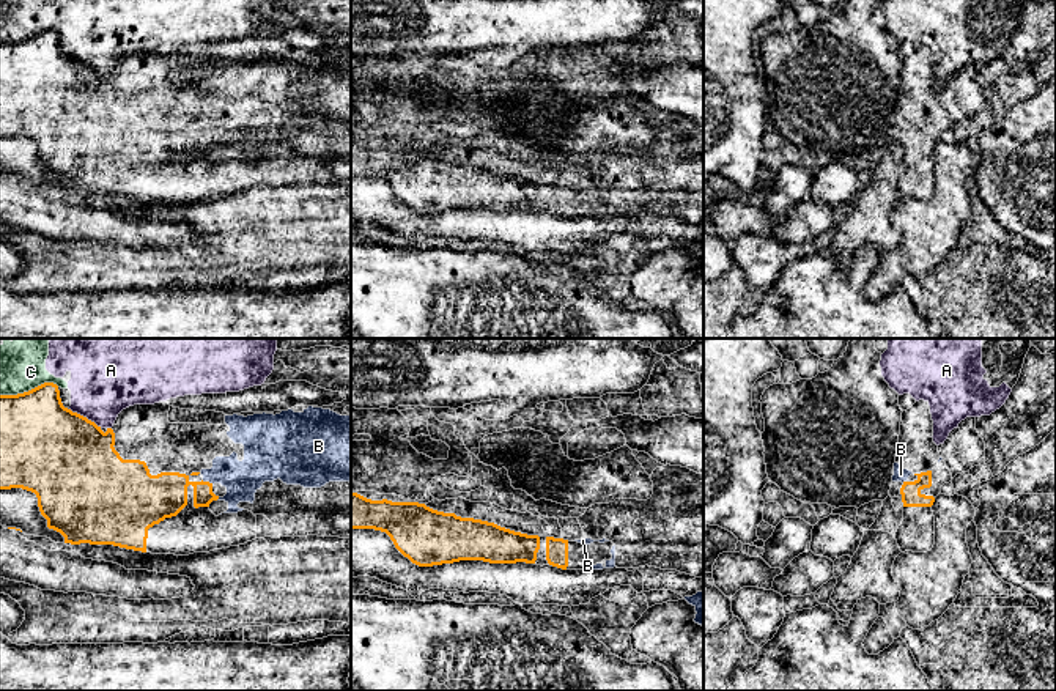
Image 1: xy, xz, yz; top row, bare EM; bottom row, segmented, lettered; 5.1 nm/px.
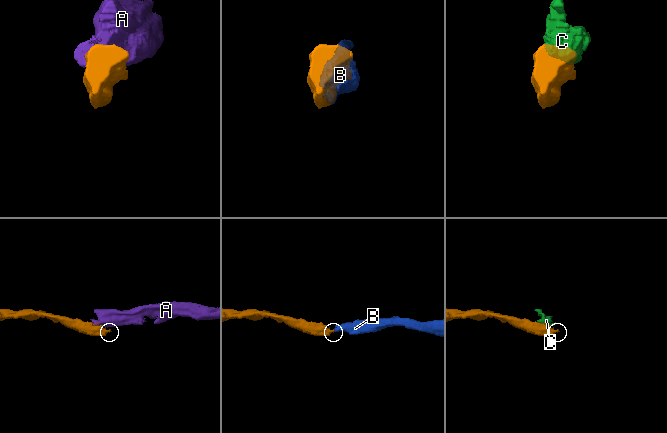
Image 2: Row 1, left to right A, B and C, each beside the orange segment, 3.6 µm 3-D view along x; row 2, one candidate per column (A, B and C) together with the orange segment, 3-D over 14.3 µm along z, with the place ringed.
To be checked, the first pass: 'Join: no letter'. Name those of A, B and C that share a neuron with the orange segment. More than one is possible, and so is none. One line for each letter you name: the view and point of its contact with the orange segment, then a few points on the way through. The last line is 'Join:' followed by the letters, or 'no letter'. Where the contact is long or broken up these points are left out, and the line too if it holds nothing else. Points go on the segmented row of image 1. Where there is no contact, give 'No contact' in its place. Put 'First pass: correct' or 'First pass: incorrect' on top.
First pass: incorrect
B: Touches orange at xy (208, 482). Path across: xy (162, 496), (177, 484), (208, 482), (241, 479)
Join: B

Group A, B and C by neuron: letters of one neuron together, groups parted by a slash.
A C / B

